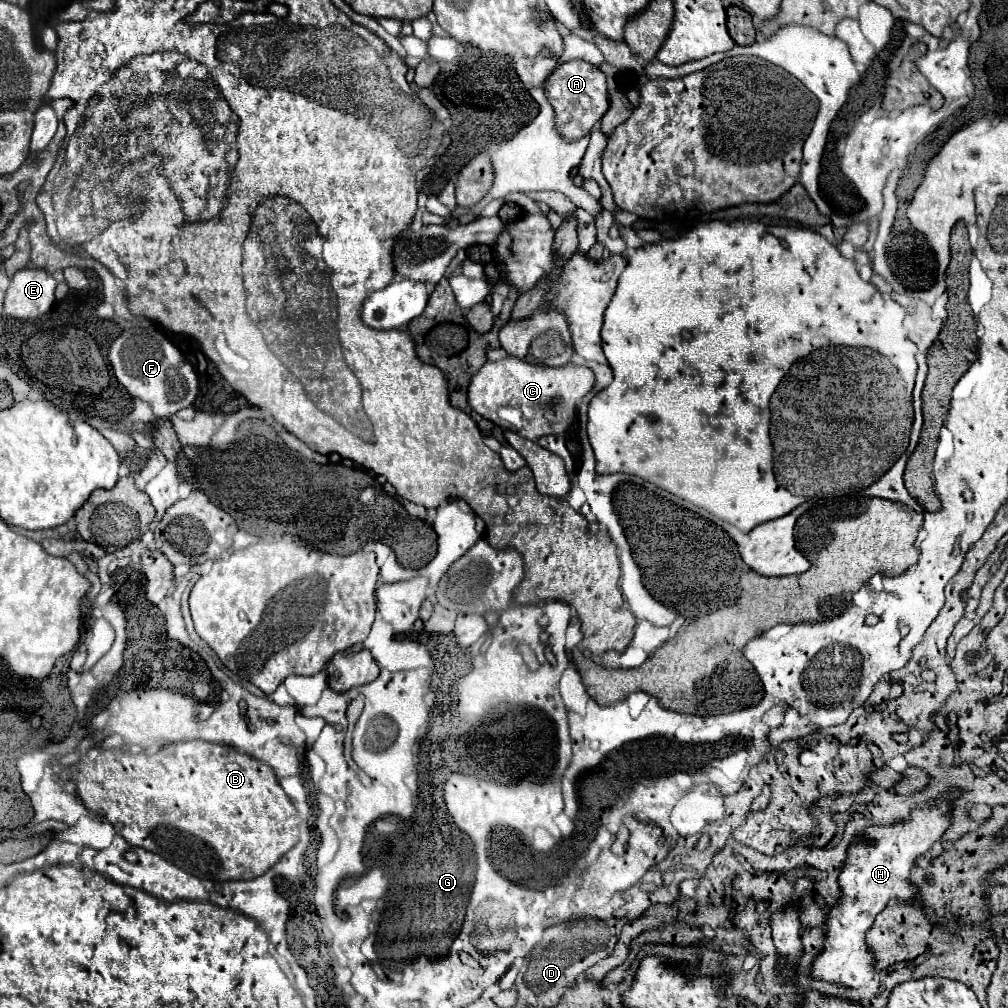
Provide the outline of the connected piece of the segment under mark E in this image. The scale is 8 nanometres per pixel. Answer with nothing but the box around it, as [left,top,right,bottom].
[6,268,58,320]

